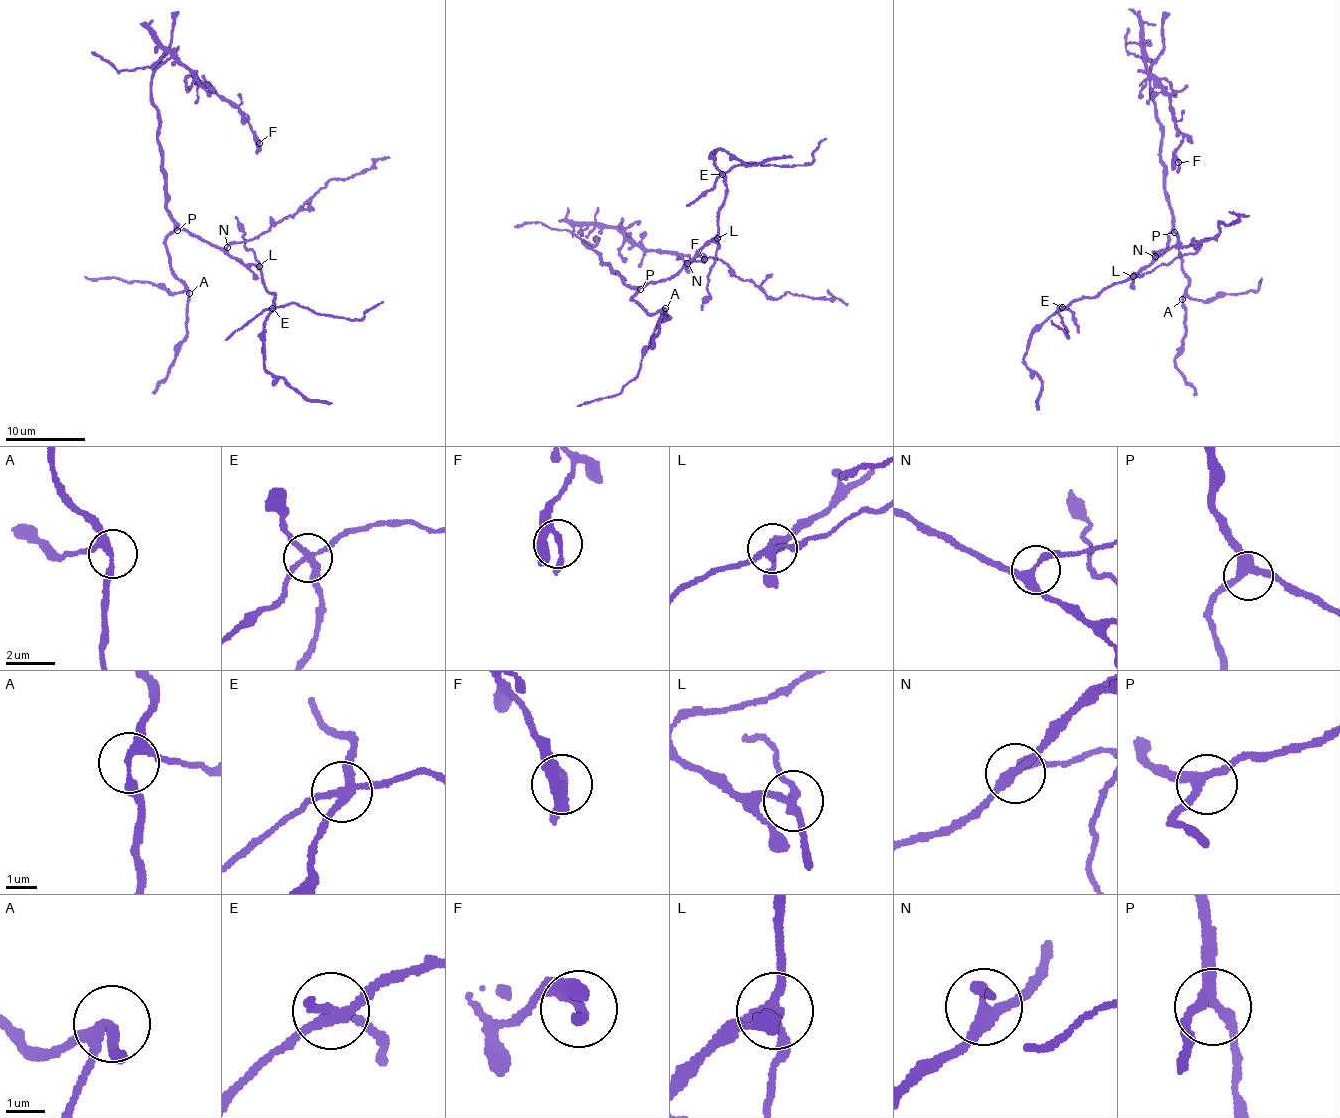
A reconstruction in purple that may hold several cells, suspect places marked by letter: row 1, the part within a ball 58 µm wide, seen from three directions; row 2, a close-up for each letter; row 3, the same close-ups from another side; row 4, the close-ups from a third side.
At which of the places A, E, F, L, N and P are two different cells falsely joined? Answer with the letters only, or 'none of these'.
E, L

